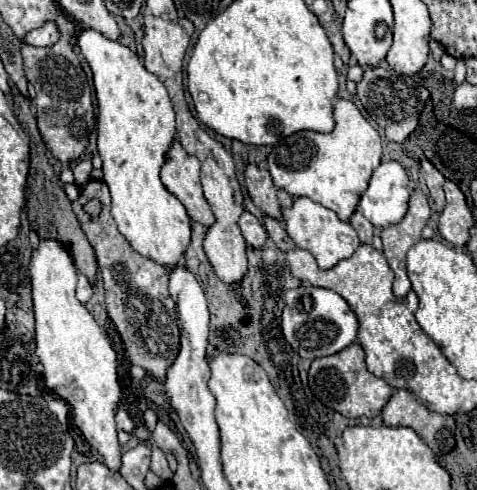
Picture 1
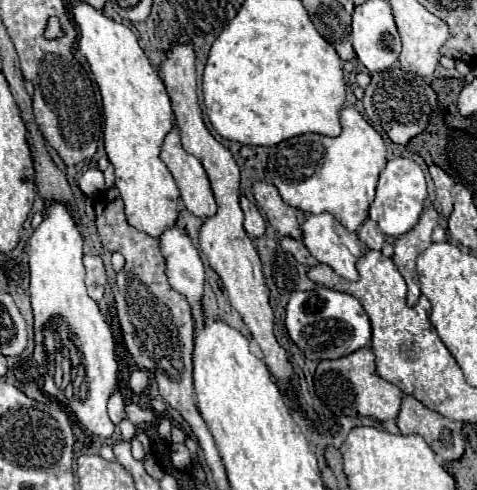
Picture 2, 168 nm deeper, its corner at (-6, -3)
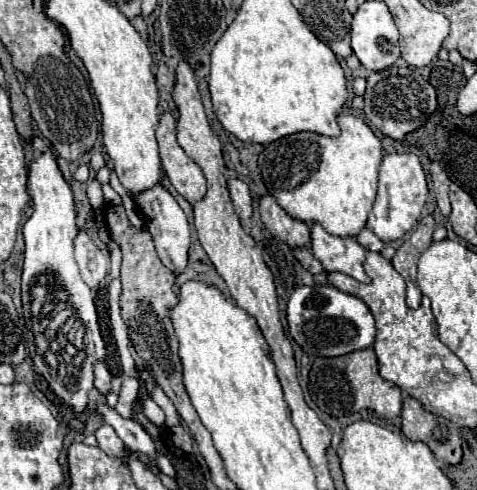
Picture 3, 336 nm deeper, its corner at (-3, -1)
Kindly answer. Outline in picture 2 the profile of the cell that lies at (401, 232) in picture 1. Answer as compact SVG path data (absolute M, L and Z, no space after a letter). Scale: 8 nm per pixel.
M434 208L424 210L418 224L410 232L400 236L394 244L392 260L408 284L408 304L410 306L416 306L416 302L420 298L416 258L418 258L418 254L422 254L432 244L430 236L432 236L432 230L436 226L436 220L438 220L438 212Z

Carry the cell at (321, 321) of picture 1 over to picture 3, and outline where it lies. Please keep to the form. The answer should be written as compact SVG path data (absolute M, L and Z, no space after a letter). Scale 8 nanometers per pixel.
M301 286L287 304L287 324L293 340L309 354L343 356L361 348L369 348L375 340L375 322L369 308L355 296L335 286Z

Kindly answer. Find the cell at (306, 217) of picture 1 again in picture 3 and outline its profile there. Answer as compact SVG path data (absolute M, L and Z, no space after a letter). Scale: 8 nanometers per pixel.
M321 224L311 228L311 252L327 272L343 272L359 282L371 282L363 270L365 248L355 238L327 234Z

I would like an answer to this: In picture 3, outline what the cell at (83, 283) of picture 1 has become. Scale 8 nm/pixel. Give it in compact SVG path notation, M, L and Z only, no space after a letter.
M79 230L79 236L75 238L75 262L79 264L83 282L97 290L109 272L109 254L99 248L85 230Z

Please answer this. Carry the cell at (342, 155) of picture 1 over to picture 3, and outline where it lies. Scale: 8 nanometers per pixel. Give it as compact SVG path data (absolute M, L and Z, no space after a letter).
M339 114L339 128L341 134L337 138L321 136L315 132L297 132L267 144L265 150L259 154L259 170L267 190L275 196L277 204L287 210L287 214L309 226L313 222L319 222L329 234L347 238L359 234L375 202L377 170L383 160L383 146L373 130L353 114Z

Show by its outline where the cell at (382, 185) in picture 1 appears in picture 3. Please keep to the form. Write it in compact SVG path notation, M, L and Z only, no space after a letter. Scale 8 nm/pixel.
M389 154L383 158L383 164L379 168L379 188L377 188L377 200L373 204L371 216L373 220L367 222L375 236L379 236L383 242L387 240L399 240L403 238L413 224L417 222L425 202L427 202L427 180L423 166L415 154Z

